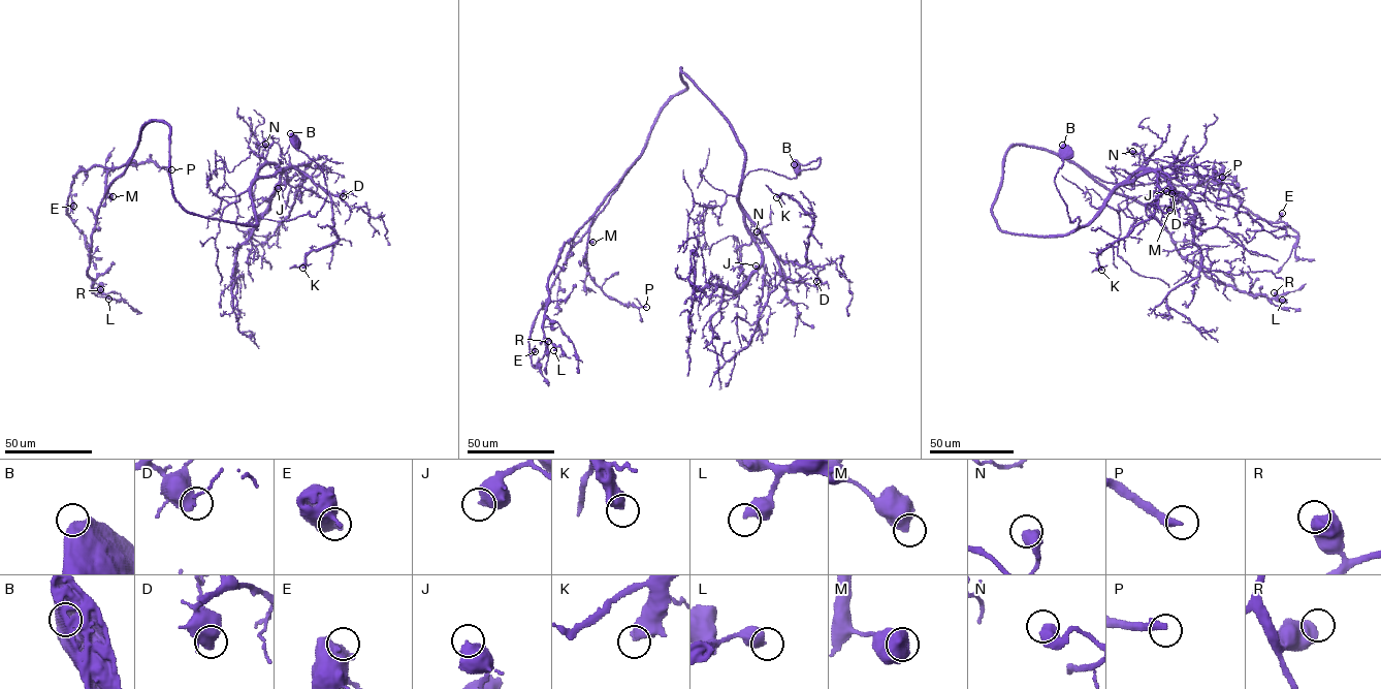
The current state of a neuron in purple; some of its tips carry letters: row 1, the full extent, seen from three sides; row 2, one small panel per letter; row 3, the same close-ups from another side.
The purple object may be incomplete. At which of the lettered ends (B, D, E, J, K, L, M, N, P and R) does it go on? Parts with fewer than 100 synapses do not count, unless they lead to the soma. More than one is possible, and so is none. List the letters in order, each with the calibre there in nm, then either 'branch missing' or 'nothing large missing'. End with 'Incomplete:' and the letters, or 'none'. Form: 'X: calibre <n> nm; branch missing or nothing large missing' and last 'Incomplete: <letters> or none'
B: calibre 850 nm; nothing large missing
D: calibre 650 nm; nothing large missing
E: calibre 800 nm; nothing large missing
J: calibre 650 nm; nothing large missing
K: calibre 550 nm; branch missing
L: calibre 500 nm; nothing large missing
M: calibre 800 nm; nothing large missing
N: calibre 550 nm; nothing large missing
P: calibre 360 nm; nothing large missing
R: calibre 750 nm; nothing large missing
Incomplete: K

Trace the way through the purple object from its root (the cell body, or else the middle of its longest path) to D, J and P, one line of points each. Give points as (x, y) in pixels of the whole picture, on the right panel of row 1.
D: (1065, 154), (1055, 184), (1077, 228), (1141, 175), (1155, 171), (1161, 193), (1171, 193)
J: (1065, 154), (1055, 184), (1069, 220), (1081, 220), (1077, 228), (1141, 170), (1158, 171), (1169, 188), (1166, 191)
P: (1065, 154), (1055, 184), (1086, 226), (1003, 232), (992, 207), (1015, 145), (1146, 205), (1222, 177)

